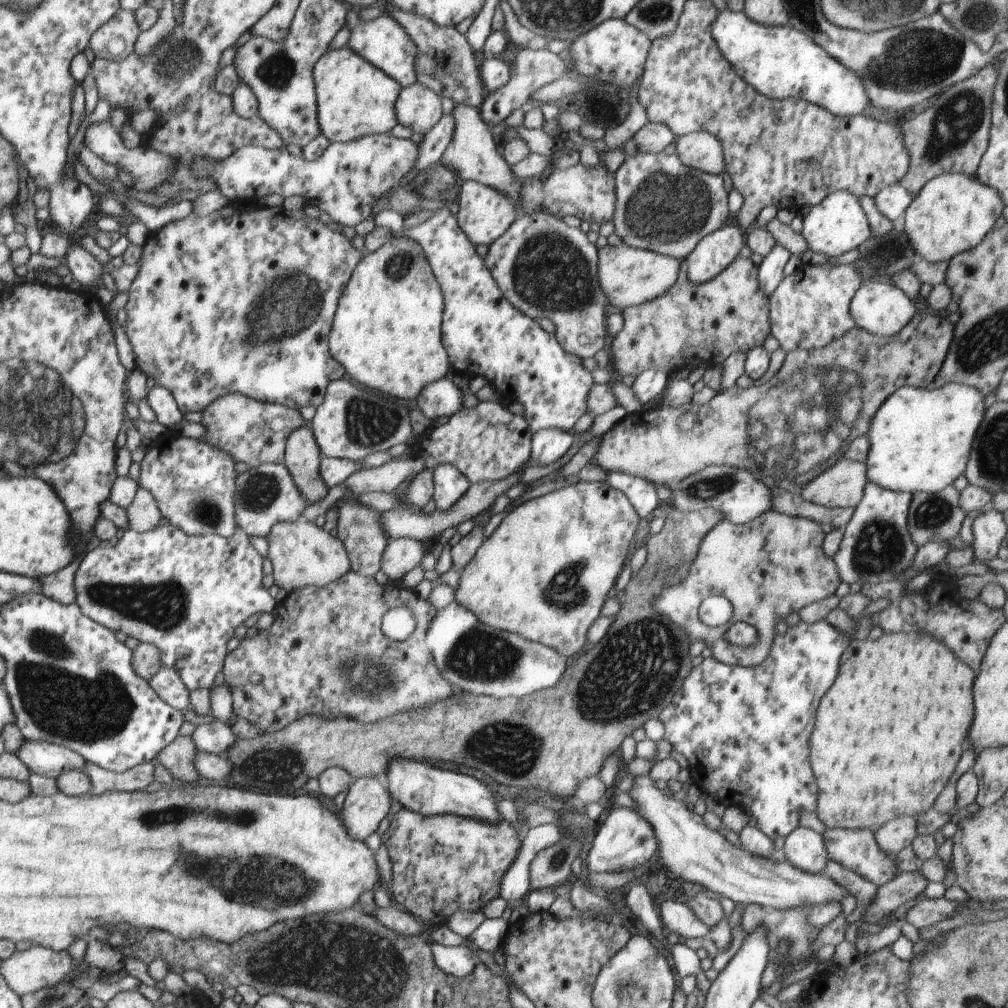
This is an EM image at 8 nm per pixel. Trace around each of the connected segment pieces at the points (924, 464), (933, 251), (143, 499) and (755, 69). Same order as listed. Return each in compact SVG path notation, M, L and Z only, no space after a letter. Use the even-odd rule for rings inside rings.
M904 384L886 398L878 408L870 430L870 452L866 459L867 480L894 492L936 493L952 485L958 476L964 474L970 458L974 435L984 420L986 396L972 386L946 384L940 388L920 388Z
M942 174L929 180L913 197L904 212L904 234L914 254L930 264L946 262L957 254L976 248L1002 216L1004 204L994 188L978 182L974 176Z
M138 487L132 504L125 508L130 529L148 532L164 521L156 500L146 488Z
M725 9L710 28L722 56L734 66L736 74L771 99L801 98L826 108L834 116L862 115L871 107L862 78L824 52L812 38L784 26L764 26L752 22L743 12Z

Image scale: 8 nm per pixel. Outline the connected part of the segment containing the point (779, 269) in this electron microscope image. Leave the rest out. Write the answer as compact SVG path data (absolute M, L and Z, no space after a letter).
M774 244L770 254L766 254L763 261L759 264L758 282L760 290L770 296L778 288L784 276L786 263L792 258L789 250L782 244Z

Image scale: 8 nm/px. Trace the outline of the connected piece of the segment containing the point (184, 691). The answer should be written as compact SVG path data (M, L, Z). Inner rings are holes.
M162 666L150 680L151 686L159 696L172 708L186 712L191 708L188 696L189 690L184 686L182 678L176 668Z

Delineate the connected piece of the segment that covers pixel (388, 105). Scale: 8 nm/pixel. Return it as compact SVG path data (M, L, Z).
M348 45L328 49L314 64L312 76L317 96L318 124L330 143L353 141L373 134L388 134L398 124L395 102L401 86L364 60Z

